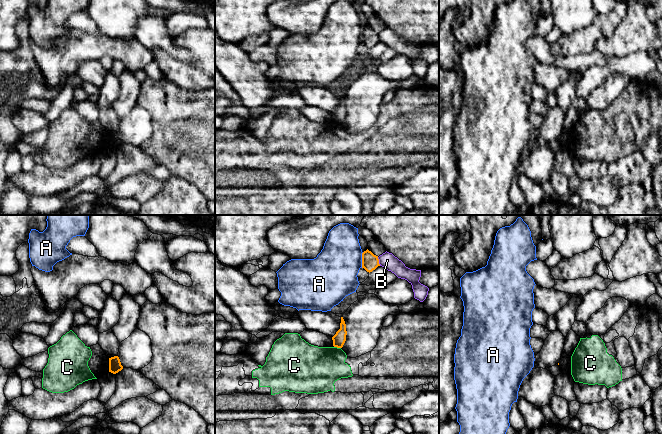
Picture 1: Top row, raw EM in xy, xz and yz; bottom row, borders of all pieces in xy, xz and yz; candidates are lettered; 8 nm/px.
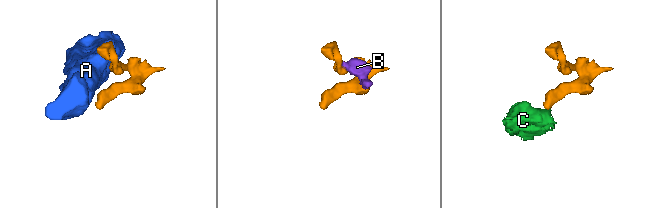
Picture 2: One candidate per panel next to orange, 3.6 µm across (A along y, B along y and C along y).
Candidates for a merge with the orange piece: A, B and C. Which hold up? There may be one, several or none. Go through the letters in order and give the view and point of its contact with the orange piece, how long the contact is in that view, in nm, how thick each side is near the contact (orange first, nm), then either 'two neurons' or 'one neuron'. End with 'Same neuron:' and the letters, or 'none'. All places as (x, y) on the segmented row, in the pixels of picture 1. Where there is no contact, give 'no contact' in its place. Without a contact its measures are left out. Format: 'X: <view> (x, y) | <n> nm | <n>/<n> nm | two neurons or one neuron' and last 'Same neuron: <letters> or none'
A: xz (362, 260) | 130 nm | 140/380 nm | two neurons
B: xz (378, 261) | 80 nm | 140/130 nm | two neurons
C: xz (337, 347) | 60 nm | 100/380 nm | two neurons
Same neuron: none

